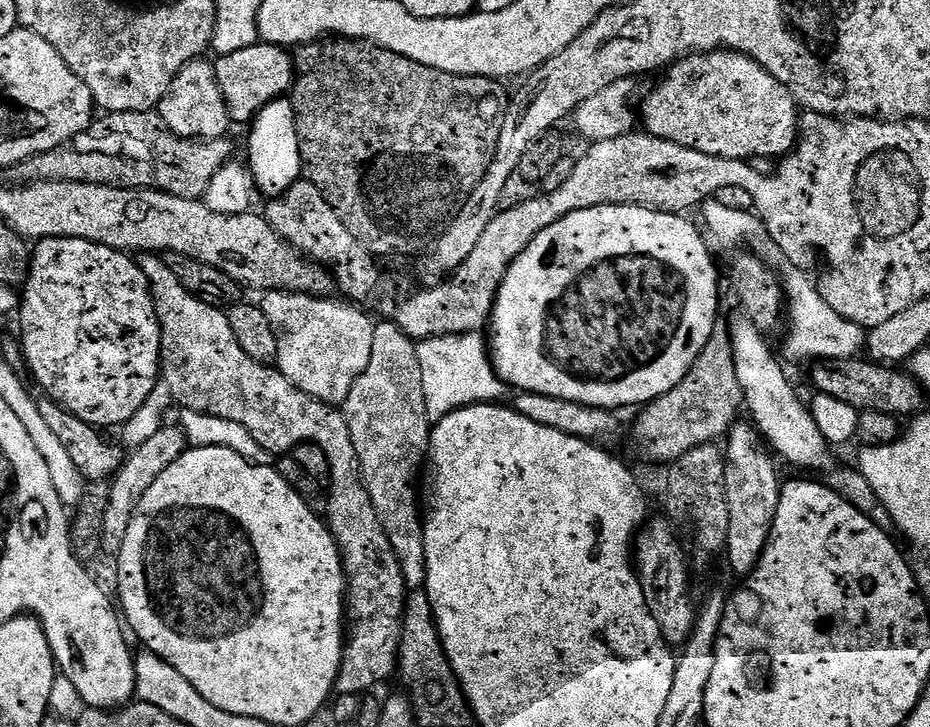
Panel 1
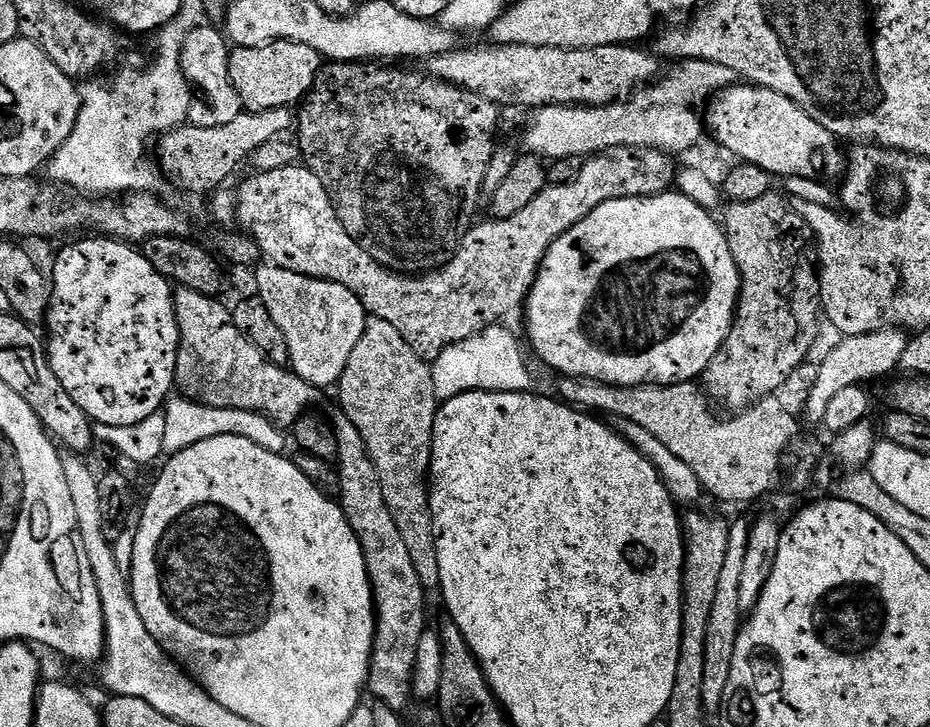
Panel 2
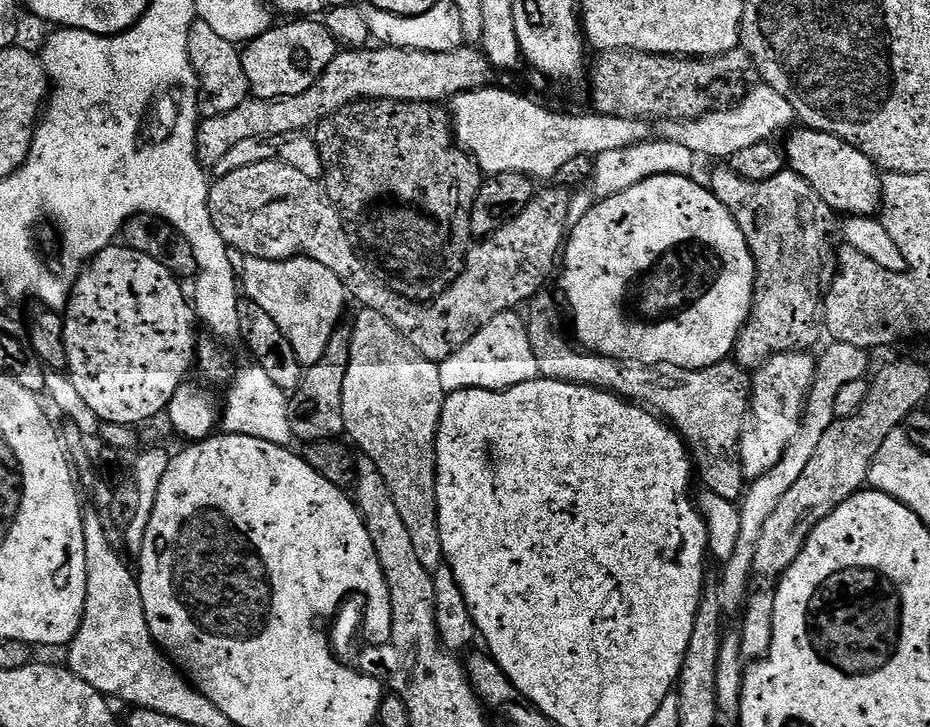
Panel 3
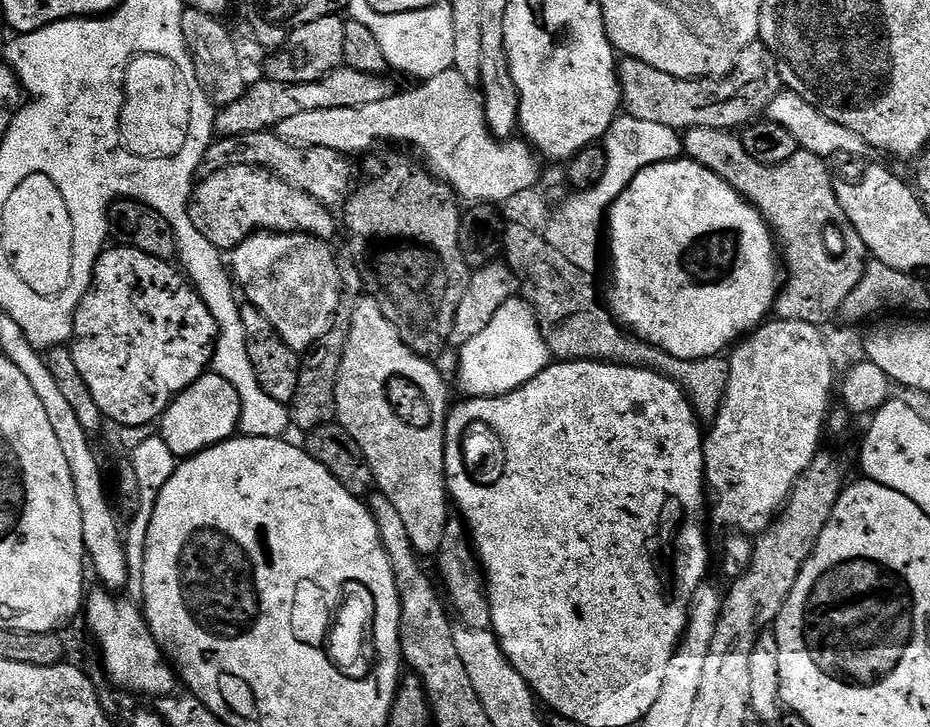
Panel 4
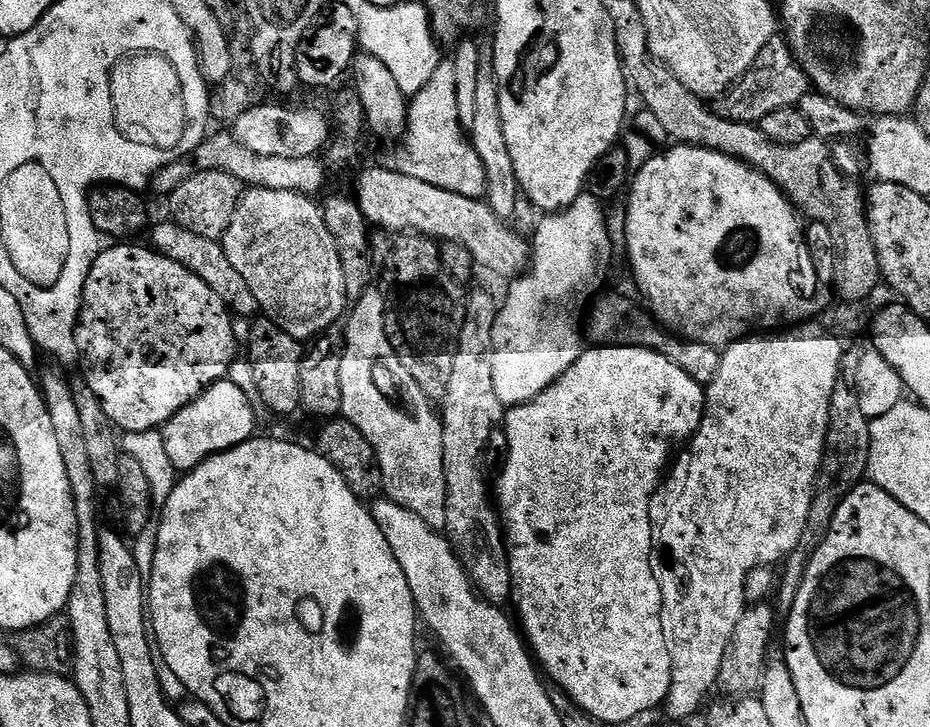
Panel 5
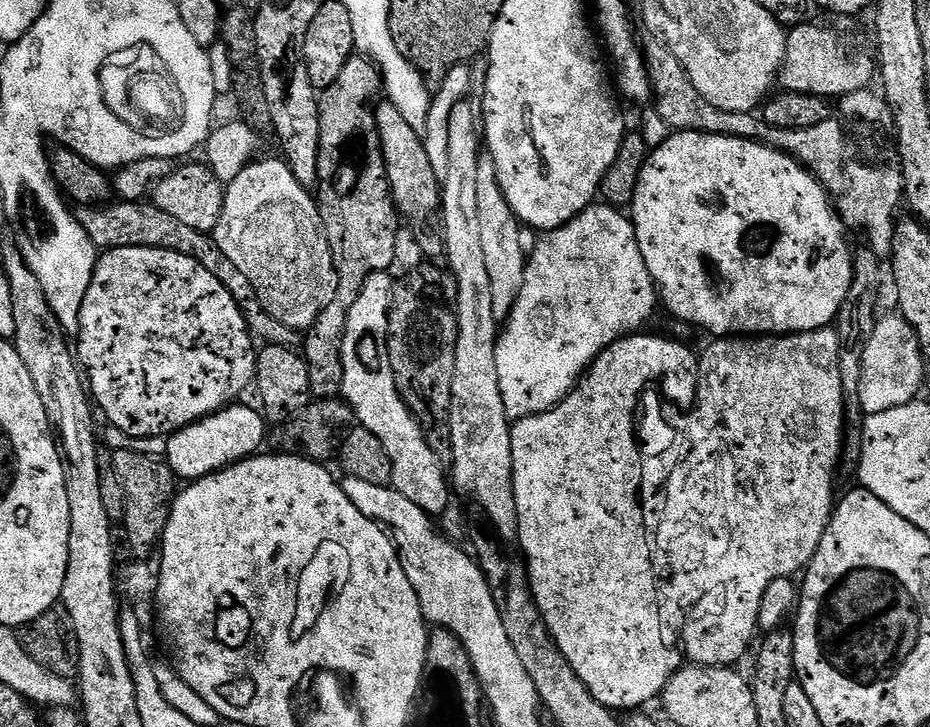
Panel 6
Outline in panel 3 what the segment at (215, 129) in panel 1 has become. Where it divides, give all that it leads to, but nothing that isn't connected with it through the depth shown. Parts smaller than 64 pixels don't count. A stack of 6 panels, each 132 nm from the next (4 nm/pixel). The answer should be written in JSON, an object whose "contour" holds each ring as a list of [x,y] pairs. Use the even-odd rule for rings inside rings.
{"contour":[[[197,20],[190,30],[188,39],[188,57],[196,75],[198,85],[198,107],[201,117],[226,114],[238,110],[242,102],[249,99],[250,93],[246,82],[245,71],[240,61],[241,49],[222,38],[206,22]]]}

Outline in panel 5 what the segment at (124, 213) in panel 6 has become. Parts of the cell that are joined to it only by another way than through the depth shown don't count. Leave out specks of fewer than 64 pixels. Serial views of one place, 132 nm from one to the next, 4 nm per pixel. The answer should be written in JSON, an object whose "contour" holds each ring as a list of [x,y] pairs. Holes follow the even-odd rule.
{"contour":[[[153,223],[151,225],[151,247],[155,251],[161,252],[166,258],[186,266],[186,270],[198,274],[198,278],[202,278],[202,282],[206,282],[206,286],[210,286],[210,290],[214,290],[214,294],[218,294],[218,298],[222,298],[222,302],[228,307],[228,311],[232,313],[233,317],[255,317],[258,312],[258,305],[254,298],[254,290],[250,290],[246,278],[242,278],[242,274],[238,274],[238,270],[234,270],[230,258],[226,258],[223,243],[219,240],[202,238],[202,234],[194,234],[194,230],[186,230],[181,224],[167,223]]]}

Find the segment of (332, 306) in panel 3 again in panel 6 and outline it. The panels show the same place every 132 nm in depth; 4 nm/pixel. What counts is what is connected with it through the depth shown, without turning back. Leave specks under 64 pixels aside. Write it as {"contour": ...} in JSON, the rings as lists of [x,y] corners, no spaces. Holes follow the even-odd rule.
{"contour":[[[260,158],[250,162],[234,182],[227,184],[214,239],[222,254],[250,278],[256,297],[271,316],[278,318],[278,322],[297,330],[307,330],[315,324],[318,314],[330,306],[336,293],[336,267],[330,254],[330,242],[326,242],[320,207],[313,193],[300,185],[283,159]]]}

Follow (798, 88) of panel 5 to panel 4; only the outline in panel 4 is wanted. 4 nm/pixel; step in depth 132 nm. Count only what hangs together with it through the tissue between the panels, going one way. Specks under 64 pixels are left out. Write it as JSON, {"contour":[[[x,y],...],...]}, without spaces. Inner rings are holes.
{"contour":[[[759,42],[746,46],[746,50],[742,50],[742,58],[738,58],[736,69],[729,76],[706,80],[674,78],[670,74],[662,74],[662,70],[654,70],[654,66],[646,66],[646,62],[627,58],[619,61],[618,71],[623,111],[634,118],[642,118],[642,122],[658,122],[662,126],[670,126],[677,130],[690,128],[743,129],[745,126],[759,121],[767,113],[770,102],[774,102],[776,95],[782,91],[776,59],[770,54],[770,50]]]}

